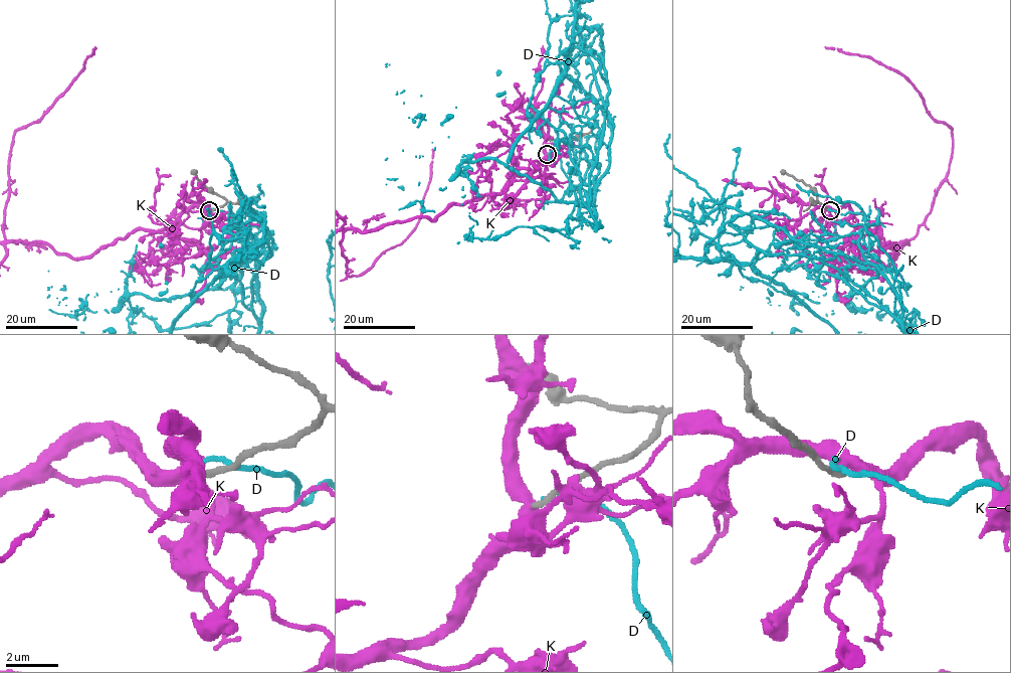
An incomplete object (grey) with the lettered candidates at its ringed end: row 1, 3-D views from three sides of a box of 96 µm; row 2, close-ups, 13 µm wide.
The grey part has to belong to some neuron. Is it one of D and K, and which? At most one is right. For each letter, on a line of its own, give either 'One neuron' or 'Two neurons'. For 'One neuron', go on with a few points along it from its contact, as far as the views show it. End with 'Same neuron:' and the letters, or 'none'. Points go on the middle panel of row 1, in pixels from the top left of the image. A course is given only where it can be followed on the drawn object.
D: Two neurons
K: Two neurons
Same neuron: none

